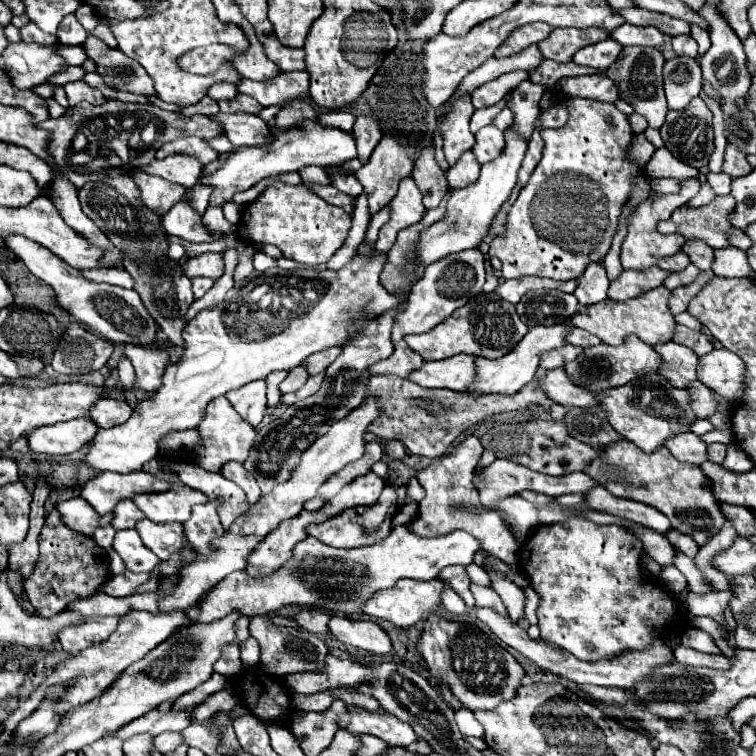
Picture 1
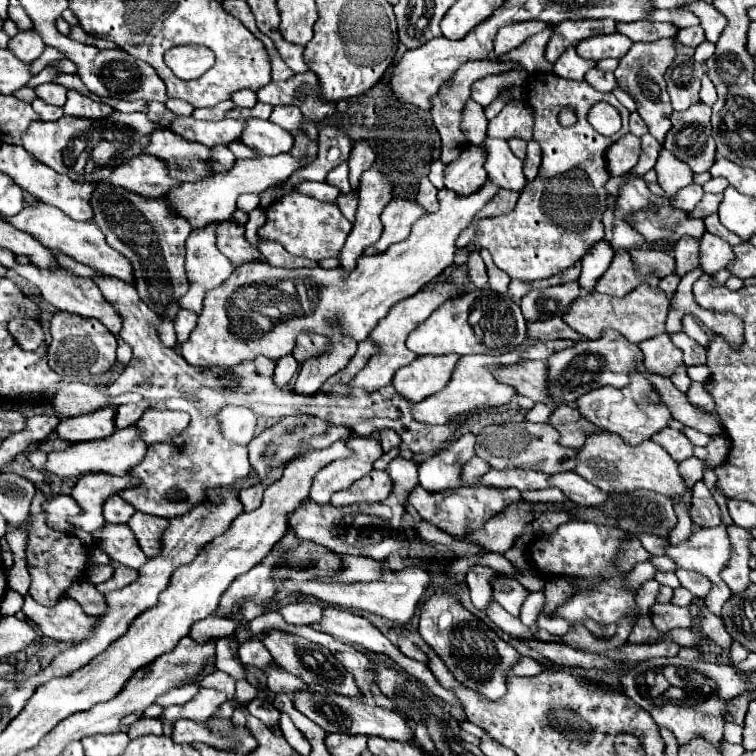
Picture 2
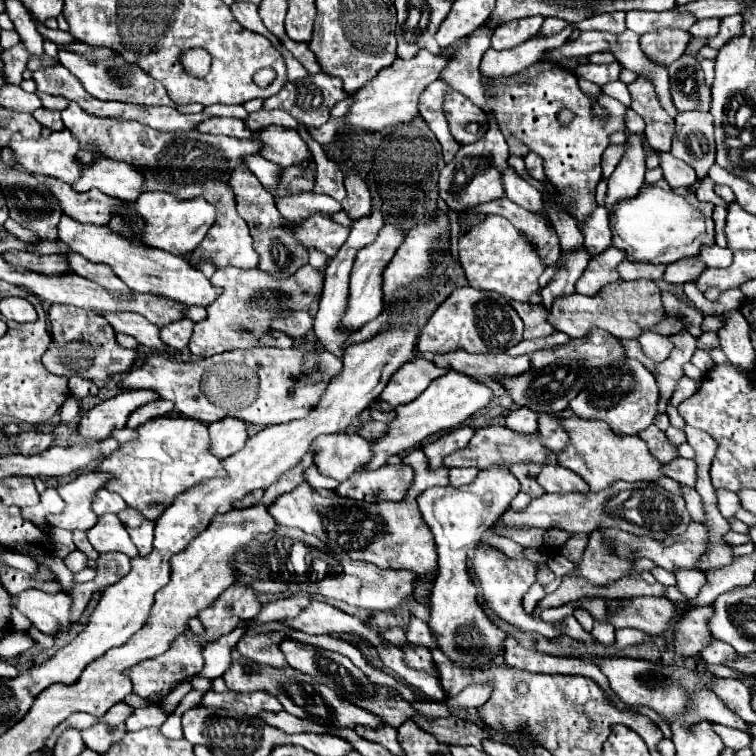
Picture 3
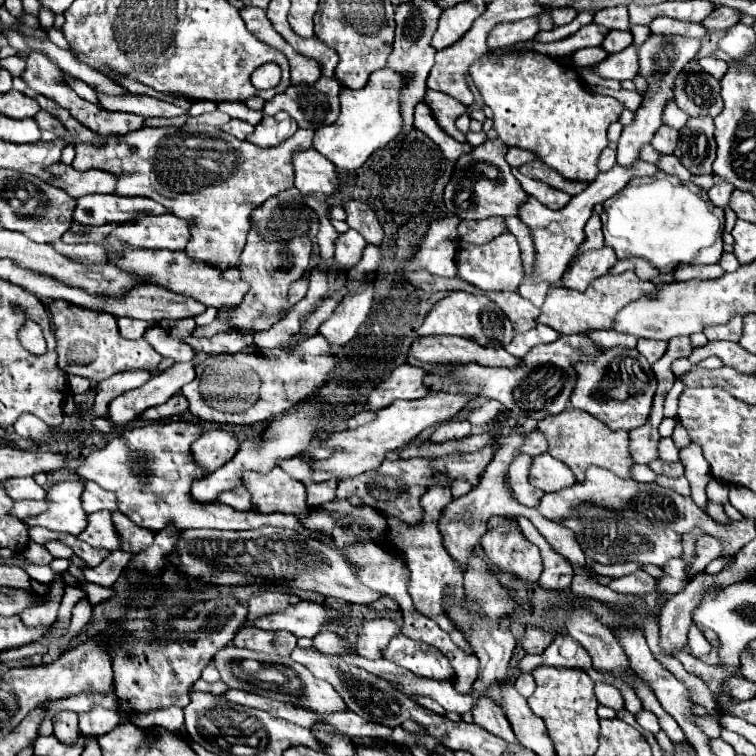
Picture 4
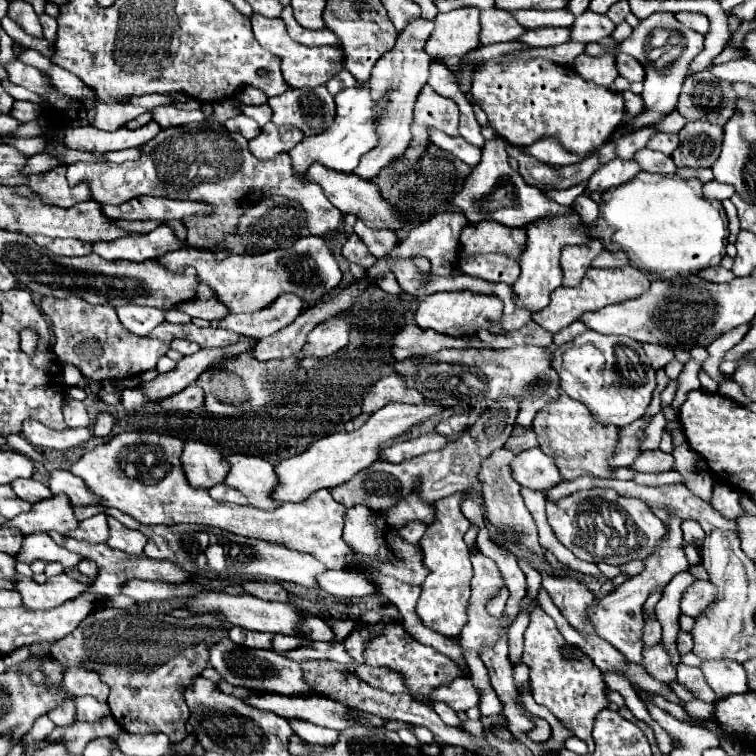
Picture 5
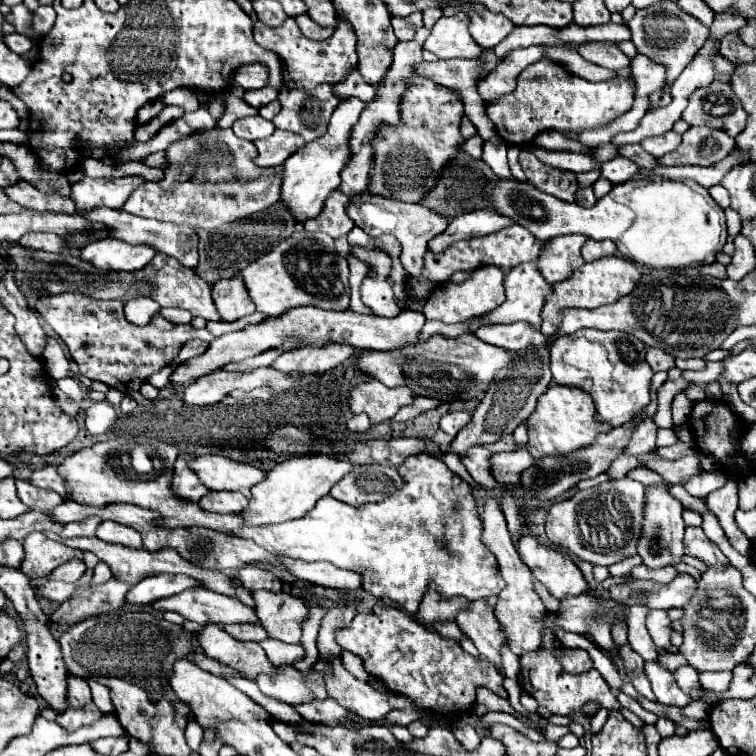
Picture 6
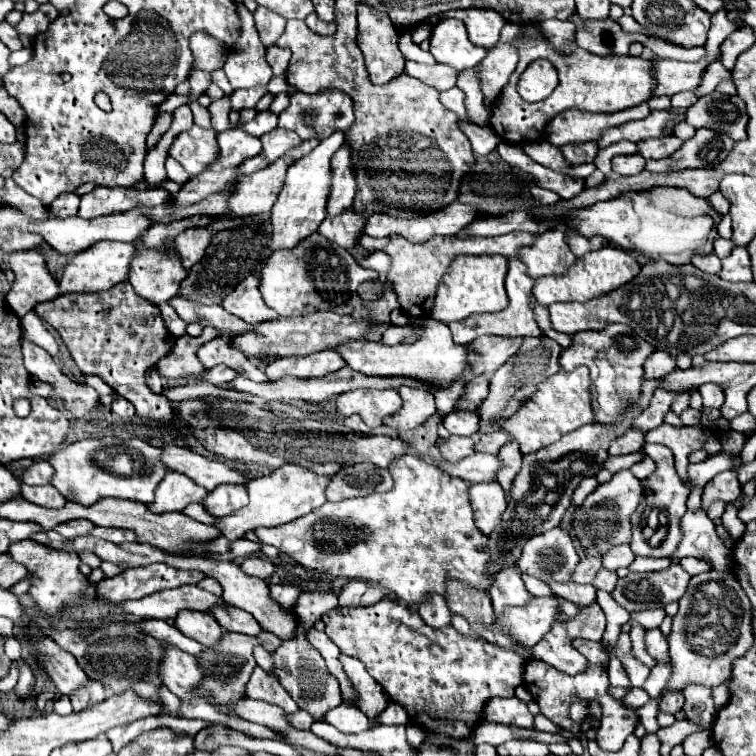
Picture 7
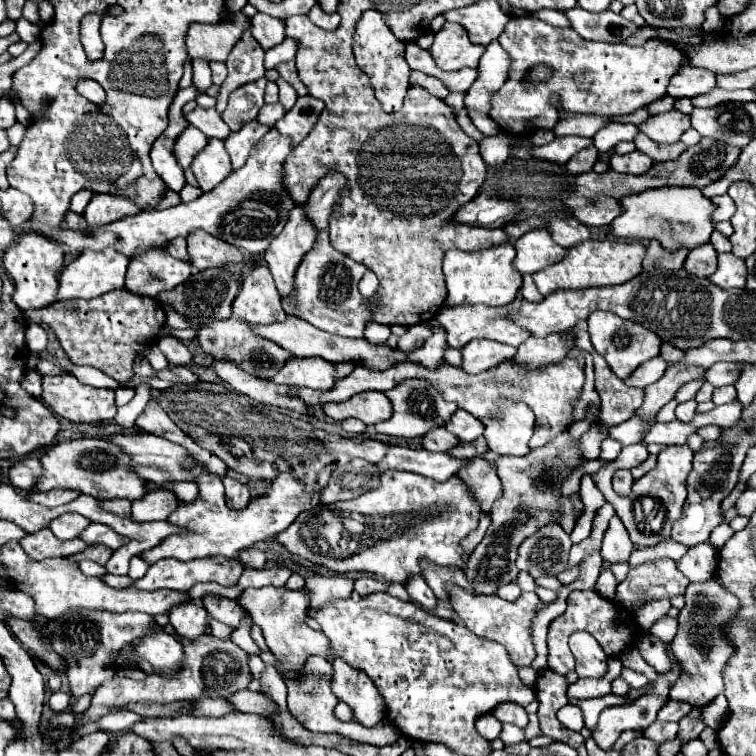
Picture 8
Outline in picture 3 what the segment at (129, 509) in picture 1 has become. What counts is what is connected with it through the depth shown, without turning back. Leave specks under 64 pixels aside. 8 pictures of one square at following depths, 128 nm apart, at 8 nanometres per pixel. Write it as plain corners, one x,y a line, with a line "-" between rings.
104,488
104,490
100,490
100,494
94,498
92,508
94,508
94,512
100,516
100,514
108,514
108,512
118,514
118,512
126,510
126,508
128,508
128,504
126,504
118,494
108,492
108,490

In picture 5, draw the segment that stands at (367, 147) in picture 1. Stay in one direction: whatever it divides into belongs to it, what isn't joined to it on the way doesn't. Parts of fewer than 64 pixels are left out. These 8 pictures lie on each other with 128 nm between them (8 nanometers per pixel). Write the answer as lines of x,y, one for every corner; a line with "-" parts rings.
356,220
354,224
354,232
360,236
360,240
368,246
368,250
376,256
376,258
384,258
392,246
396,246
398,238
392,230
386,228
370,228
364,220

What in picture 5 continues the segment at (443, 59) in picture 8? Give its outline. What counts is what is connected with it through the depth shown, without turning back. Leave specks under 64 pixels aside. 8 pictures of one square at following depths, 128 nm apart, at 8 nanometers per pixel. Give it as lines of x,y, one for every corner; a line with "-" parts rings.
476,6
438,14
434,32
426,42
430,56
464,56
480,46
480,10

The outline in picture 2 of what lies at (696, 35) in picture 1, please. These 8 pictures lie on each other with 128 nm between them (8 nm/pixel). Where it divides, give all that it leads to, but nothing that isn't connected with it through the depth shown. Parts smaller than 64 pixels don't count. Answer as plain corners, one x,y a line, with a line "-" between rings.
704,40
704,42
696,48
694,58
696,58
700,64
704,64
712,54
714,54
714,44
712,44
712,42
708,42
708,40

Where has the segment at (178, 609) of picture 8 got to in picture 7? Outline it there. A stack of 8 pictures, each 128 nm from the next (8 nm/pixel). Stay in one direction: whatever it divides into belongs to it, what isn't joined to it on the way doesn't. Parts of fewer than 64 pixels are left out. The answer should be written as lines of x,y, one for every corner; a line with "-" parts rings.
196,612
178,614
176,628
184,636
198,640
206,648
214,648
220,642
220,638
226,634
226,630
210,614
196,614

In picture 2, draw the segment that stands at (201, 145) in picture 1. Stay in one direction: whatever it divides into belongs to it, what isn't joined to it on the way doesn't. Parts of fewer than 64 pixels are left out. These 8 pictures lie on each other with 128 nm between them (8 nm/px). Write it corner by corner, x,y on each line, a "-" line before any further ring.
212,146
210,150
212,150
212,160
208,160
208,166
214,172
224,172
224,170
232,168
232,162
236,158
234,158
234,154
226,146

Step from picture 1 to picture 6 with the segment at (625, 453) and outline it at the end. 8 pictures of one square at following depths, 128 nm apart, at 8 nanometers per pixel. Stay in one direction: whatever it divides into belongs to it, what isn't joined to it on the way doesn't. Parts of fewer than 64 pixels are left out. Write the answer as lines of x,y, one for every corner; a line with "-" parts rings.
560,384
550,386
536,404
536,410
530,414
528,422
528,450
536,454
562,454
568,456
590,446
598,434
612,430
610,424
600,424
594,420
594,402
592,398
576,388
564,388

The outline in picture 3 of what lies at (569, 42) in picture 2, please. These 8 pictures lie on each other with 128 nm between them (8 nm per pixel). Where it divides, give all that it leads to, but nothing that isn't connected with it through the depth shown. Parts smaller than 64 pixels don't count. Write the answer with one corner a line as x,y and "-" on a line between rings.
610,12
610,14
600,14
600,16
592,16
586,20
580,20
574,24
576,30
586,32
586,30
606,30
606,32
624,32
624,12

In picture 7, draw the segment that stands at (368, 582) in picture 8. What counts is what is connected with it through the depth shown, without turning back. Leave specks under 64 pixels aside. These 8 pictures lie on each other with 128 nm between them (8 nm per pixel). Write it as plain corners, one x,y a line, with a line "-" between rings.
350,582
342,588
340,596
338,596
338,604
342,608
348,608
348,606
358,606
360,604
360,596
368,590
368,582

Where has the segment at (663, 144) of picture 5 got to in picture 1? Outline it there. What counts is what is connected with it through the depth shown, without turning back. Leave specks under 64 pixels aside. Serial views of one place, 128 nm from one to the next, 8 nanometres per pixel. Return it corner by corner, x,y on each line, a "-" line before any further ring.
626,46
622,48
618,62
614,64
614,82
618,86
618,94
626,100
636,112
640,112
650,126
660,128
666,118
666,98
662,88
662,66
664,56
656,48
642,48
642,46

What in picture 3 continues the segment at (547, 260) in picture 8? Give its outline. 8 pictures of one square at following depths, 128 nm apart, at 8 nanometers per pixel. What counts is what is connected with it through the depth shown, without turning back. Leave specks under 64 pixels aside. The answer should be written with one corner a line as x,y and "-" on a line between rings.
610,246
604,252
604,258
596,258
596,262
590,262
582,274
582,278
576,282
576,292
586,296
596,296
600,290
608,284
620,282
618,264
626,258
624,250

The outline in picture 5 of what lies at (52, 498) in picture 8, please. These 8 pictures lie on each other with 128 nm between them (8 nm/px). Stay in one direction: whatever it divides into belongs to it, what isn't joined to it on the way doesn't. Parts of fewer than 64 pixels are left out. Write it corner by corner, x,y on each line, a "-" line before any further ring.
18,478
10,486
12,486
16,496
20,496
22,500
28,500
32,504
52,496
50,488
46,484
42,484
42,482
38,482
38,480
34,480
34,478

